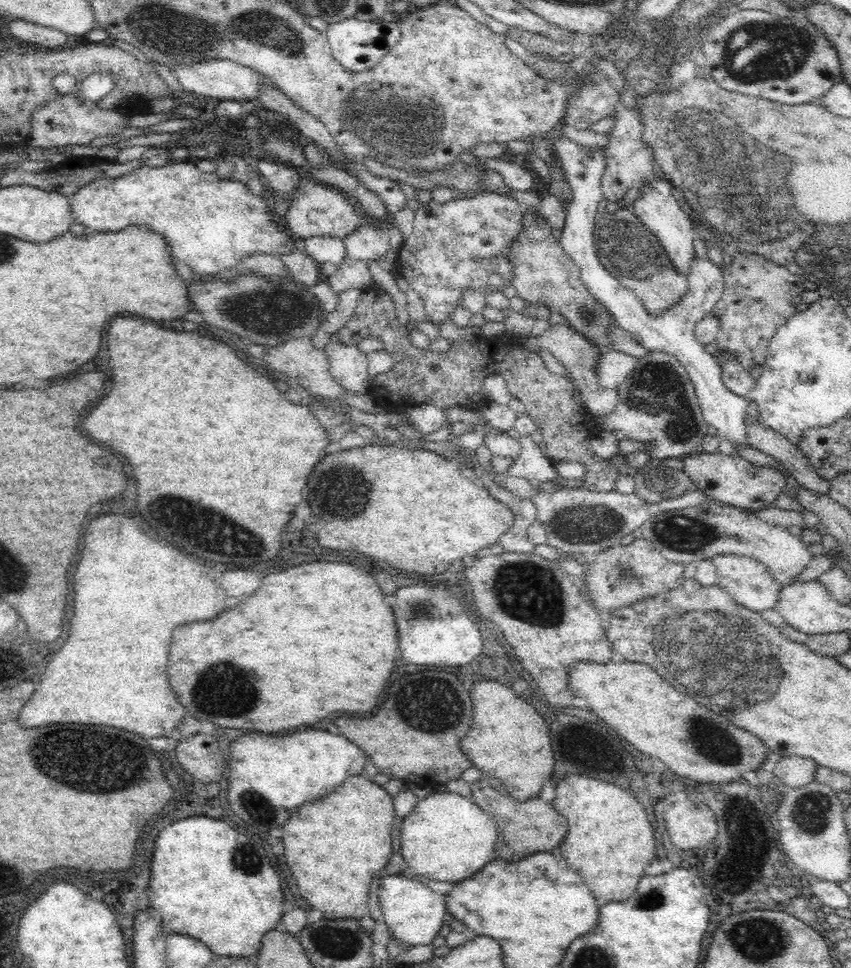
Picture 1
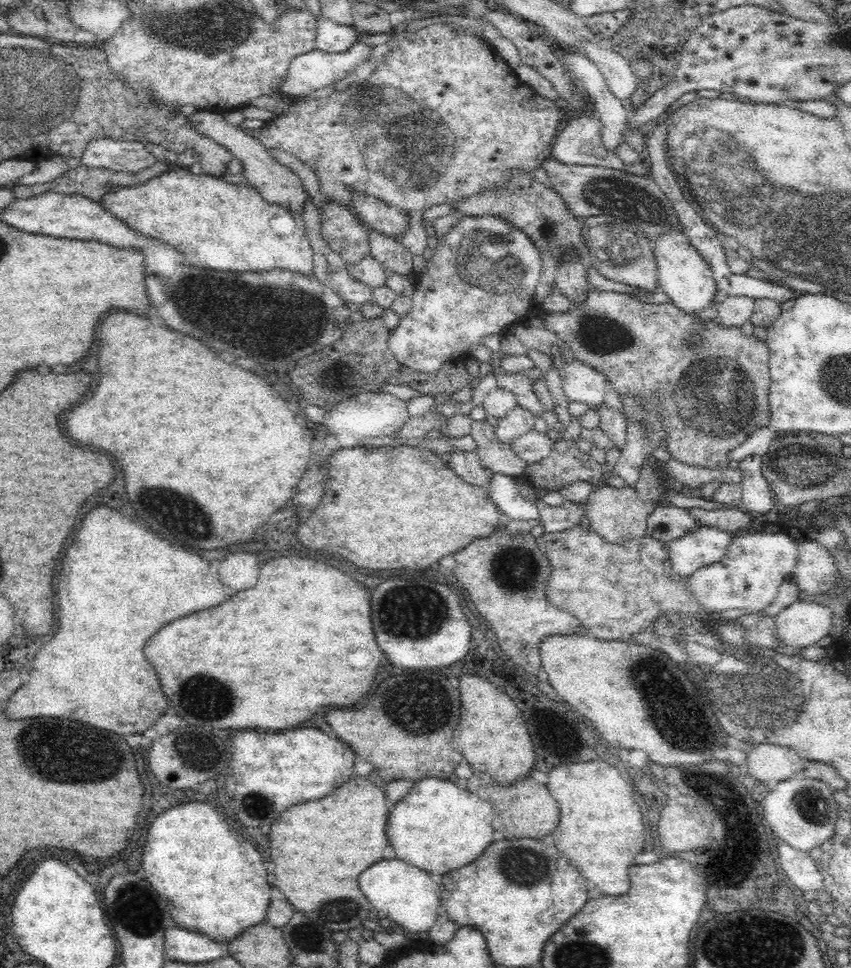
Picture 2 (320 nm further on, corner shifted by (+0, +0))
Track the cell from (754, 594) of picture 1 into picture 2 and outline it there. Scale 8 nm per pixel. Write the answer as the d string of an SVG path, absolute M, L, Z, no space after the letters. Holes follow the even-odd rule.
M699 525L666 544L668 558L676 576L690 576L700 566L718 562L726 556L726 548L732 533L713 527Z

